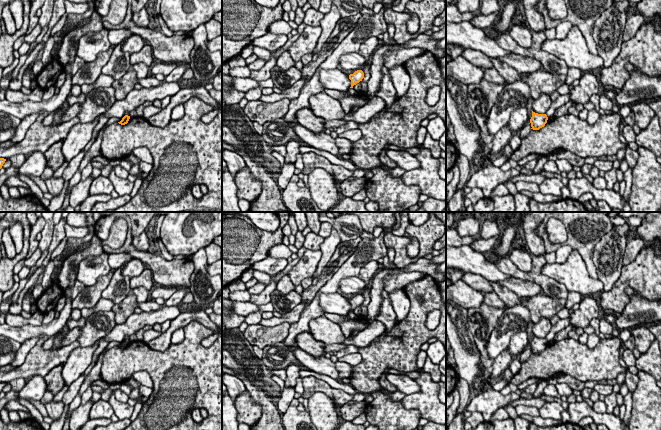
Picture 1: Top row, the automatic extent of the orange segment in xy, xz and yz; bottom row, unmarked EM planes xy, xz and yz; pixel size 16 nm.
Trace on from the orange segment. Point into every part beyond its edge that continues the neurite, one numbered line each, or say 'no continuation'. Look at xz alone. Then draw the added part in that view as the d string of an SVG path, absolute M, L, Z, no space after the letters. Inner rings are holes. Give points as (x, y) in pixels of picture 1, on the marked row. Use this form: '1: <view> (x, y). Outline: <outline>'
no continuation

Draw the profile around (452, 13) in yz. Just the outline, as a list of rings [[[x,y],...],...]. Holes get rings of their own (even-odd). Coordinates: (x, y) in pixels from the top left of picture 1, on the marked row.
[[[456,4],[446,5],[446,21],[459,23],[463,21],[470,22],[473,18],[478,15],[475,15],[473,12],[461,13]]]

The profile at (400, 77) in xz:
[[[395,66],[389,69],[389,73],[396,89],[397,97],[403,97],[410,85],[410,76],[403,66]]]

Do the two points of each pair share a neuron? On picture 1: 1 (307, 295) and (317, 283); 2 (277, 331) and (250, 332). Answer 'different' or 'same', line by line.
1: same
2: same

